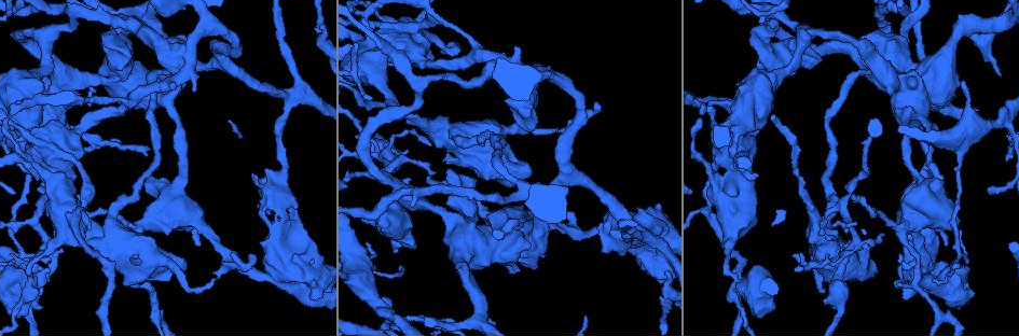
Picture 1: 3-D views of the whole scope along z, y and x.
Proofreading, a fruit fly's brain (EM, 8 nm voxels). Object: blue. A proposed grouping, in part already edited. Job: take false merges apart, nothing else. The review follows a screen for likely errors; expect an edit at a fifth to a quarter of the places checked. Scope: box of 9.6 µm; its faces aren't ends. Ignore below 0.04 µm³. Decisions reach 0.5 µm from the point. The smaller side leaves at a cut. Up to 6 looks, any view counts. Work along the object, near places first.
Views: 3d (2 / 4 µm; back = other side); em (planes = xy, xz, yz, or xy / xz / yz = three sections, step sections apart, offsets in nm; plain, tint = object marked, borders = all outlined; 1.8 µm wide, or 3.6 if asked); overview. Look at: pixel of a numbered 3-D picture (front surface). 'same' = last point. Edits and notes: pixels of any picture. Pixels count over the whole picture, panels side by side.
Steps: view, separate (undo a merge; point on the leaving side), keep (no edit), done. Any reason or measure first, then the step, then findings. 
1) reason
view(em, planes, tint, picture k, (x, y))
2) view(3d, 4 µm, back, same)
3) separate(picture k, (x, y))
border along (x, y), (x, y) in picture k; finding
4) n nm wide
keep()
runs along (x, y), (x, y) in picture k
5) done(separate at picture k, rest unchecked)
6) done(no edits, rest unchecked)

view(3d, 4 µm, picture 1, (414, 319))

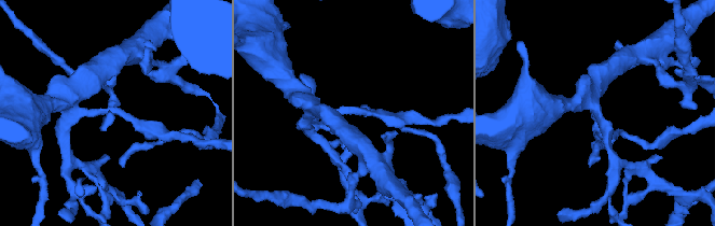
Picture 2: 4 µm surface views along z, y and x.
arms of 240, 260 nm
view(em, xz, step 16, tint, picture 2, (354, 113))

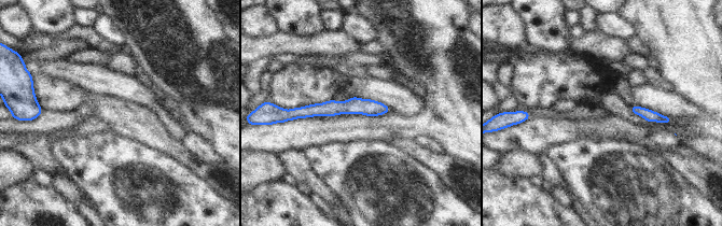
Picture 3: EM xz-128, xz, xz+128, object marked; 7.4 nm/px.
view(em, planes, borders, same)

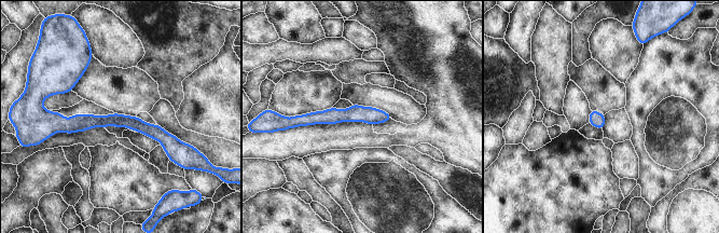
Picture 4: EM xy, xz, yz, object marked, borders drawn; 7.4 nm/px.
keep()
continuous, no second neuron

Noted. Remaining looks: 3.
three arms meet
view(em, 3.6 µm, planes, tint, picture 1, (482, 214))

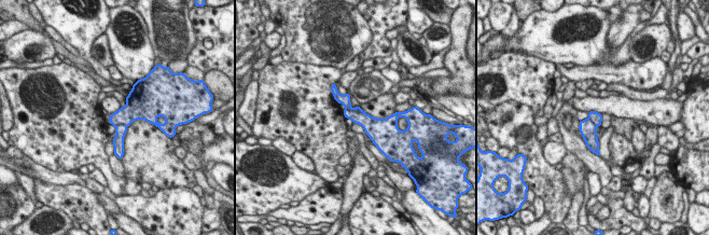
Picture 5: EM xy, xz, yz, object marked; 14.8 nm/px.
keep()
runs along (336, 95), (371, 125), (386, 125) in picture 5; one neuron here

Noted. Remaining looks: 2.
closes a loop
view(em, 3.6 µm, xy, step 8, tint, picture 1, (124, 263))

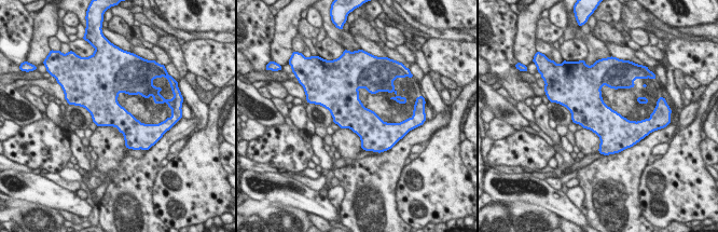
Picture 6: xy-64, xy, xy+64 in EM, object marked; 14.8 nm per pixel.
view(em, 3.6 µm, planes, borders, same)

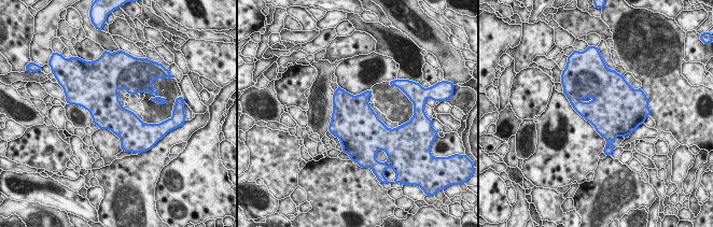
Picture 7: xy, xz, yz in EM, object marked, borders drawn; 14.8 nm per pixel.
keep()
all the same neuron

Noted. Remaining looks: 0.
done(no edits, rest unchecked)

